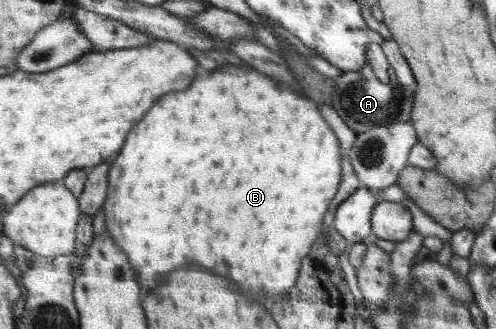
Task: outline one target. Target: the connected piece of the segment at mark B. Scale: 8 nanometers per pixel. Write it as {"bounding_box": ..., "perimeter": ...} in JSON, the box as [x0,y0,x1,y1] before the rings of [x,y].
{"bounding_box":[102,66,342,296],"perimeter":[[[225,66],[213,72],[202,72],[205,76],[199,76],[189,90],[161,97],[161,100],[149,109],[145,122],[141,122],[141,126],[137,126],[137,130],[129,134],[125,150],[120,150],[114,159],[108,178],[107,200],[102,206],[107,232],[128,255],[129,261],[135,267],[136,278],[147,290],[161,286],[169,272],[197,264],[205,266],[207,270],[213,270],[213,274],[225,274],[225,278],[241,282],[241,290],[245,290],[245,294],[249,296],[261,296],[261,292],[265,296],[286,296],[288,290],[296,284],[304,258],[322,232],[323,215],[328,212],[328,206],[340,186],[342,156],[339,152],[339,142],[321,116],[317,108],[318,103],[301,91],[293,90],[291,86],[285,86],[283,82],[277,82],[276,79],[260,74],[260,71],[249,66]]]}

